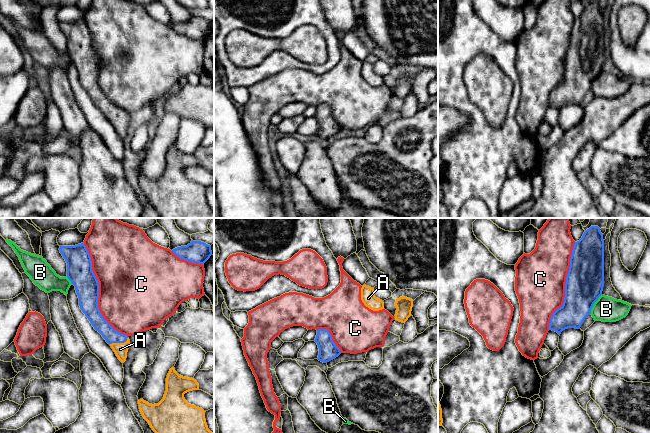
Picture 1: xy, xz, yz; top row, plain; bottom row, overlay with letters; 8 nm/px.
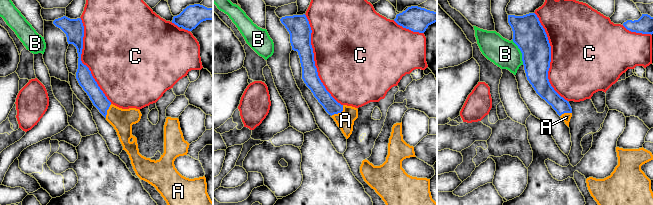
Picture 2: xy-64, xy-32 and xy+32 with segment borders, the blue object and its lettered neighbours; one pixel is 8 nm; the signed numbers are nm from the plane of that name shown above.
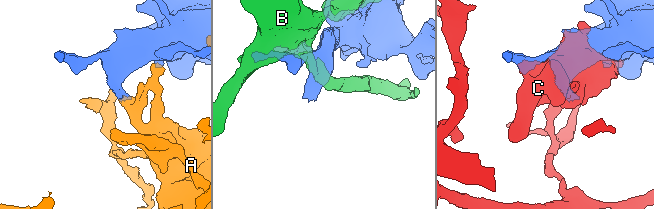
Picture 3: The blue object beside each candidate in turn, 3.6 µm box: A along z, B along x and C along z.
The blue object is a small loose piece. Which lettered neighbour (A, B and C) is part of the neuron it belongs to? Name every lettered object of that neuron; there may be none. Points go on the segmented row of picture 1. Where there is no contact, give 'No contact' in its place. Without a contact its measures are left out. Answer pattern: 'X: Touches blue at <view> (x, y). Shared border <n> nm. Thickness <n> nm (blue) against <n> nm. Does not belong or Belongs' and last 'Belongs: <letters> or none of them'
A: Touches blue at xy (119, 342). Shared border 160 nm. Thickness 120 nm (blue) against 110 nm. Belongs
B: Touches blue at yz (593, 304). Shared border 180 nm. Thickness 300 nm (blue) against 200 nm. Does not belong
C: Touches blue at xy (98, 292). Shared border 850 nm. Thickness 200 nm (blue) against 500 nm. Does not belong
Belongs: A

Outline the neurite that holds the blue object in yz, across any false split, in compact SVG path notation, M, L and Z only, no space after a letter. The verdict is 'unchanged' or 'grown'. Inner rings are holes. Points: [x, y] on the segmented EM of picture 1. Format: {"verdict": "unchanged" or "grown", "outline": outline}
{"verdict": "unchanged", "outline": "M591 226L587 229L582 238L575 242L572 255L570 258L570 267L566 277L565 283L565 298L563 305L558 308L551 316L549 323L549 330L561 332L568 328L580 329L585 318L591 314L591 309L594 303L602 295L604 287L604 240L603 234L598 226Z"}

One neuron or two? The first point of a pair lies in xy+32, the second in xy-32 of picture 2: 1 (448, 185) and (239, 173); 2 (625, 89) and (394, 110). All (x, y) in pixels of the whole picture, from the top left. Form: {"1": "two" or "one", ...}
{"1": "one", "2": "two"}

